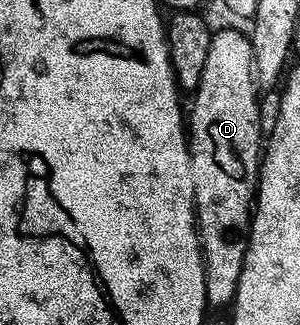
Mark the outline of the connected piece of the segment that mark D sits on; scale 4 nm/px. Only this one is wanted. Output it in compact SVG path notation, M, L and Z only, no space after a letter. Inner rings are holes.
M216 30L199 88L193 93L195 104L189 107L195 222L203 246L207 301L212 308L227 309L234 304L247 252L261 166L258 93L250 38L244 32Z

